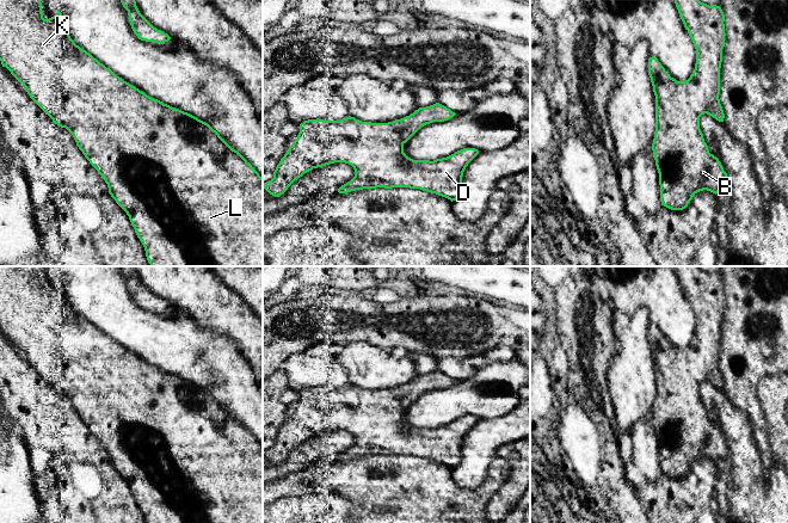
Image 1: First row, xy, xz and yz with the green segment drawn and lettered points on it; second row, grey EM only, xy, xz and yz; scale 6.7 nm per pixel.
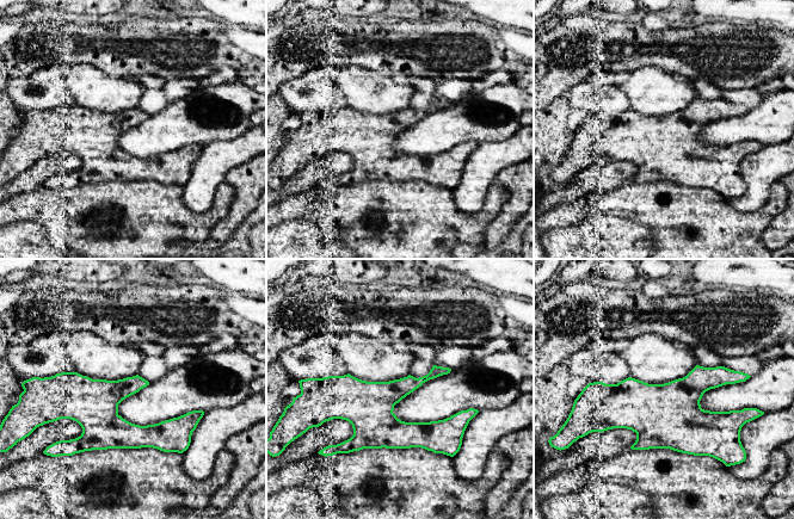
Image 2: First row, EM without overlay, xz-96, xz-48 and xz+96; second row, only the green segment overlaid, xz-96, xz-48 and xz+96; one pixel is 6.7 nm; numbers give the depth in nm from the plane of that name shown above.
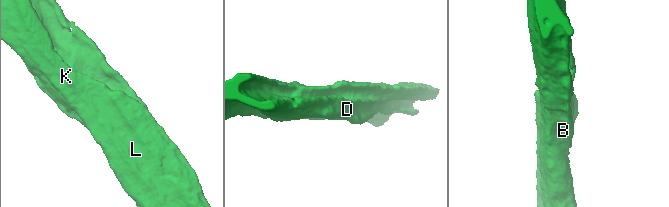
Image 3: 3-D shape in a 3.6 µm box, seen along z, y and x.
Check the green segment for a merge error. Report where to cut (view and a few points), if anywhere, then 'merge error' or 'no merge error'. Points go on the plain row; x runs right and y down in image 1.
no cut | no merge error

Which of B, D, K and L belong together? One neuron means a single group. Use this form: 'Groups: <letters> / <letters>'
Groups: B D K L

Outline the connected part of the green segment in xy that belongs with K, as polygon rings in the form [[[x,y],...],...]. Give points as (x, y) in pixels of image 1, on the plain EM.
[[[0,266],[0,328],[53,389],[73,402],[79,417],[107,451],[111,464],[129,484],[146,523],[263,523],[263,445],[254,435],[208,390],[147,363],[76,313],[64,296],[60,278],[44,287],[39,266]]]

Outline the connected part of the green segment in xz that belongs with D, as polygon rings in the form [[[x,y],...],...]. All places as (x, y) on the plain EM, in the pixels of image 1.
[[[436,370],[419,375],[410,383],[388,390],[362,389],[355,384],[340,388],[308,387],[300,392],[300,400],[294,411],[277,432],[273,445],[264,450],[264,456],[272,463],[283,462],[288,455],[313,436],[334,430],[345,430],[353,435],[355,444],[338,456],[347,461],[363,456],[410,455],[420,456],[448,467],[456,468],[461,462],[462,444],[468,431],[479,422],[475,416],[463,416],[454,422],[430,427],[413,427],[404,420],[404,412],[424,393],[444,389],[456,381]]]

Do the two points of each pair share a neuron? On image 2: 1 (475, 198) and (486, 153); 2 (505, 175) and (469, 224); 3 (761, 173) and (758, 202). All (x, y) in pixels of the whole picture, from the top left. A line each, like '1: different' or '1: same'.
1: same
2: different
3: same

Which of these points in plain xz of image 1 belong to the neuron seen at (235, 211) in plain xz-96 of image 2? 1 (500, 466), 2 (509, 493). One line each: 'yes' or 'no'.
1: no
2: yes

